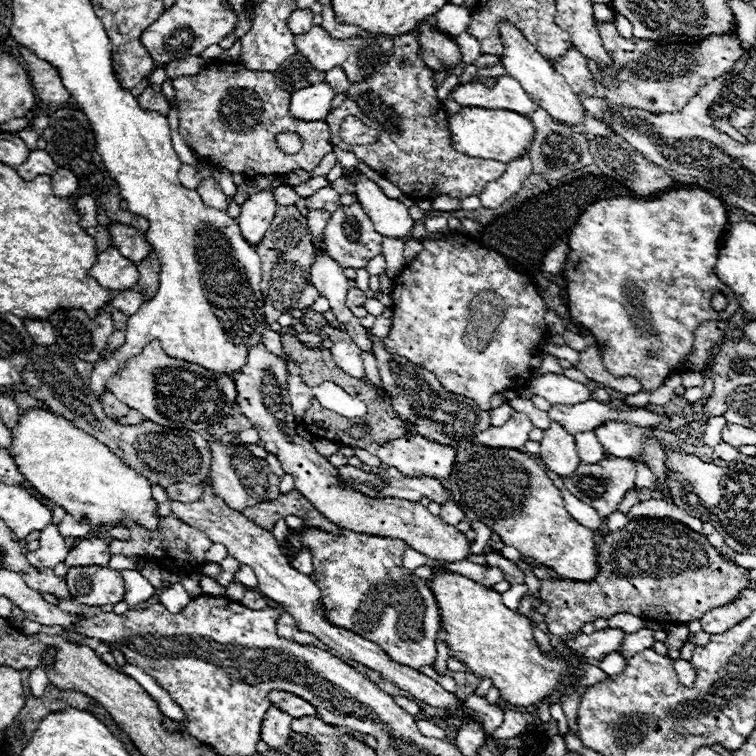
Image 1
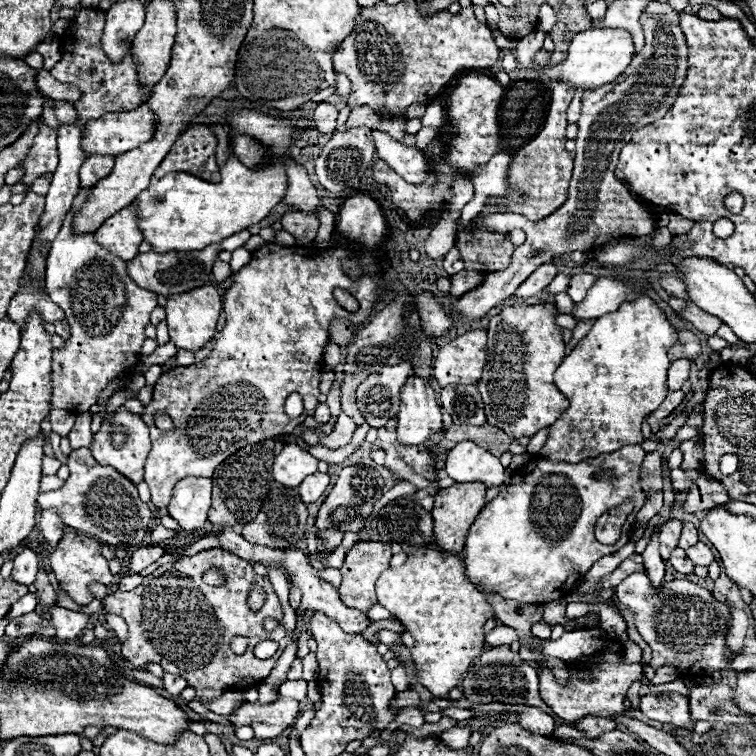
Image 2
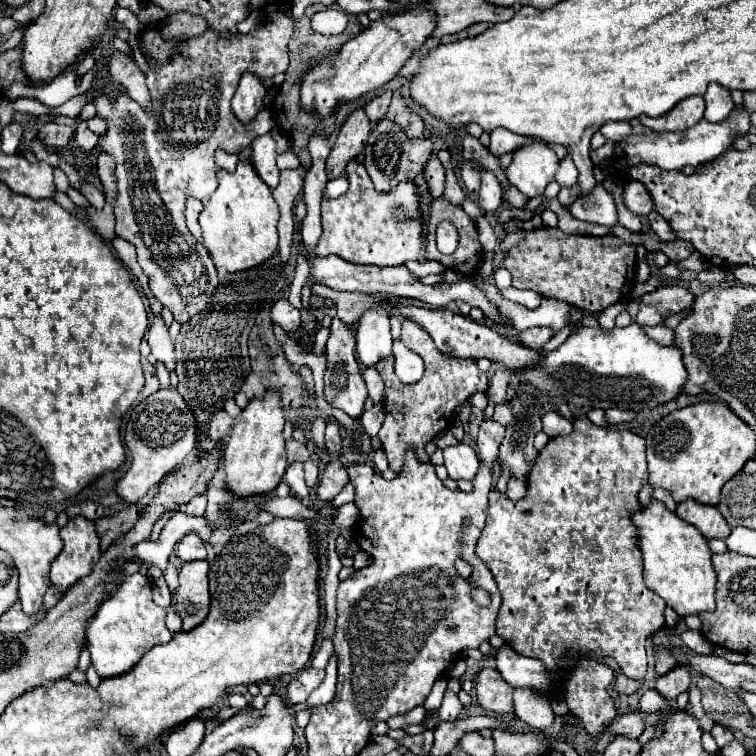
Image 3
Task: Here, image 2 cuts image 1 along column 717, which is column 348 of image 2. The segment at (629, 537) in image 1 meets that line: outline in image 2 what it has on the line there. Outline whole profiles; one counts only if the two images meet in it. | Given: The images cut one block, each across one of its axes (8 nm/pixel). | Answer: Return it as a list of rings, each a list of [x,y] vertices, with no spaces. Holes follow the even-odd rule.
[[[356,542],[344,558],[340,568],[342,584],[338,588],[340,600],[348,608],[356,608],[364,614],[376,604],[374,582],[390,566],[392,552],[380,542]]]

